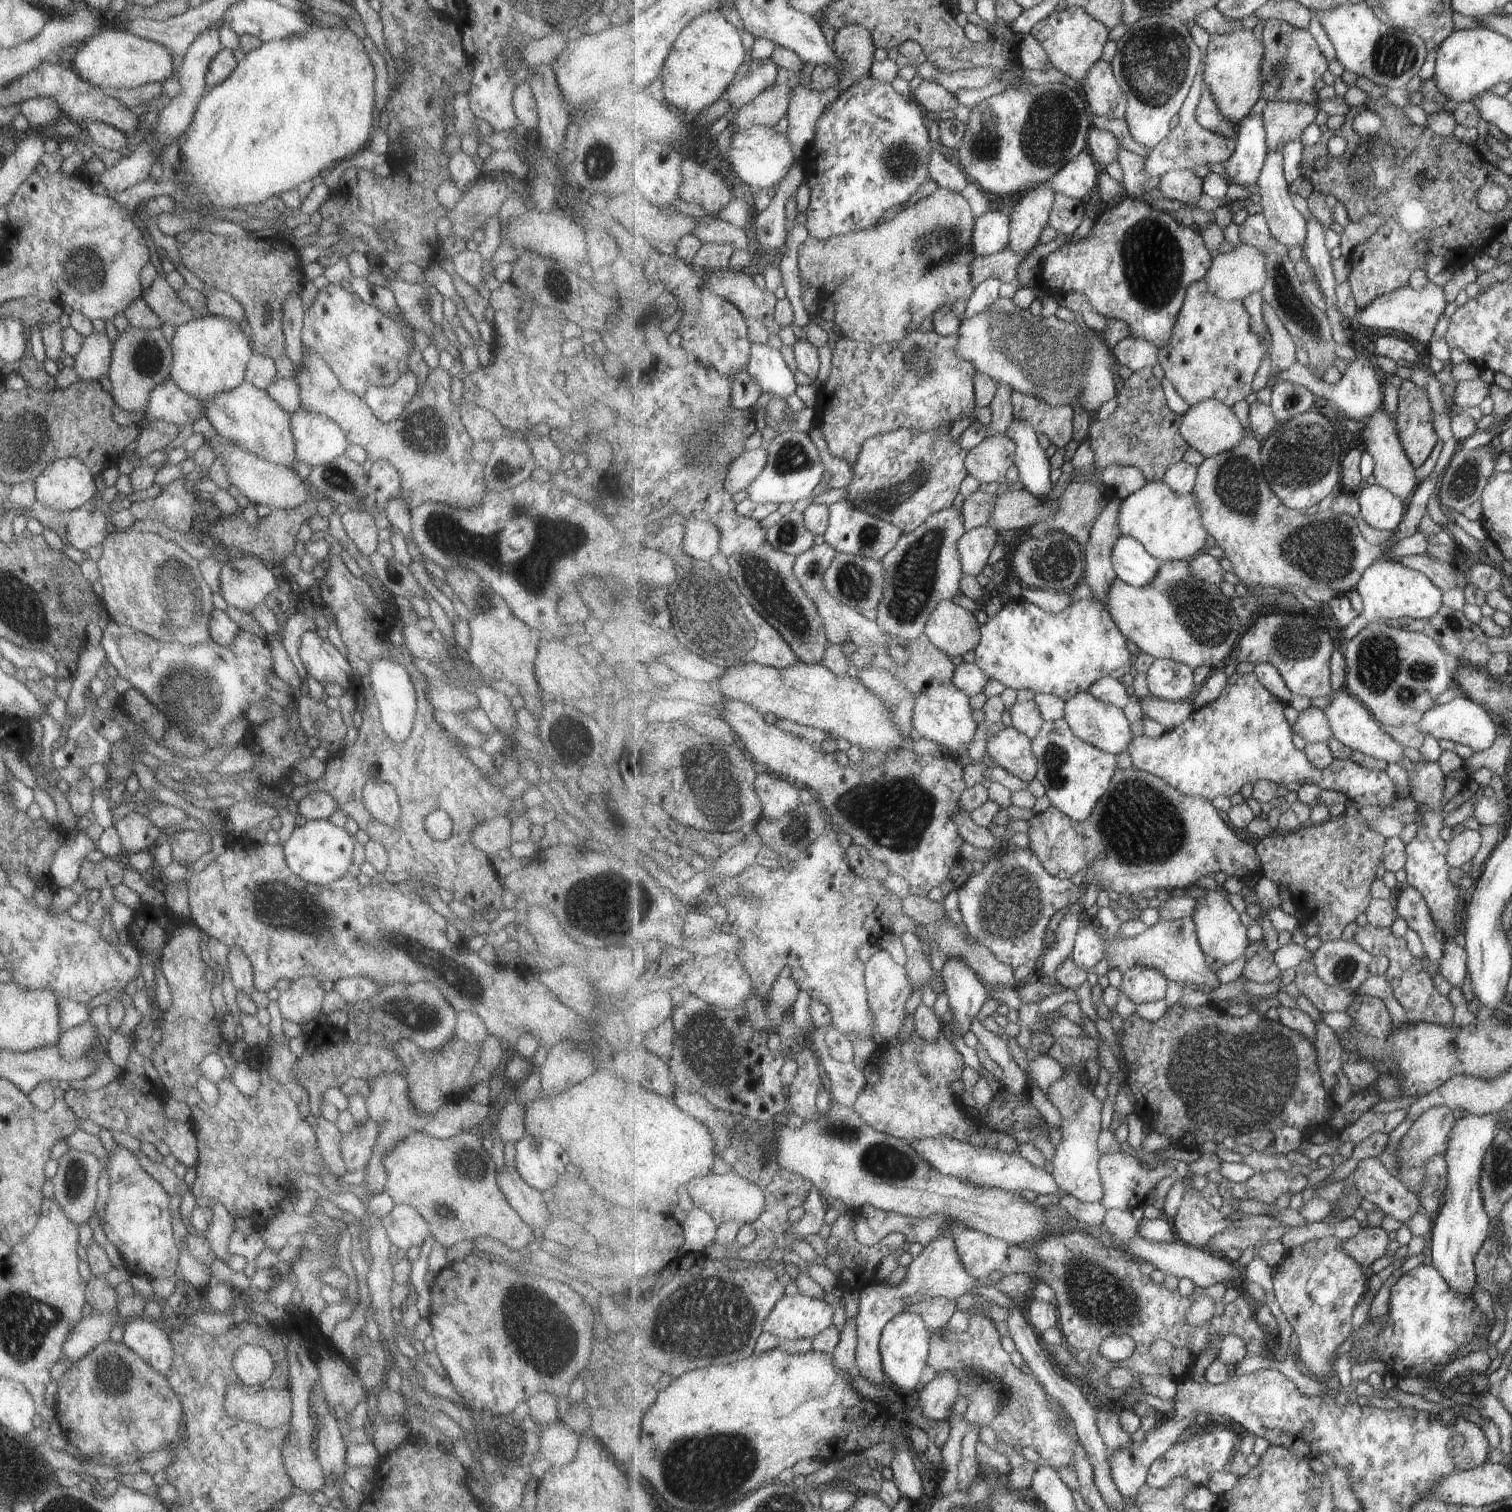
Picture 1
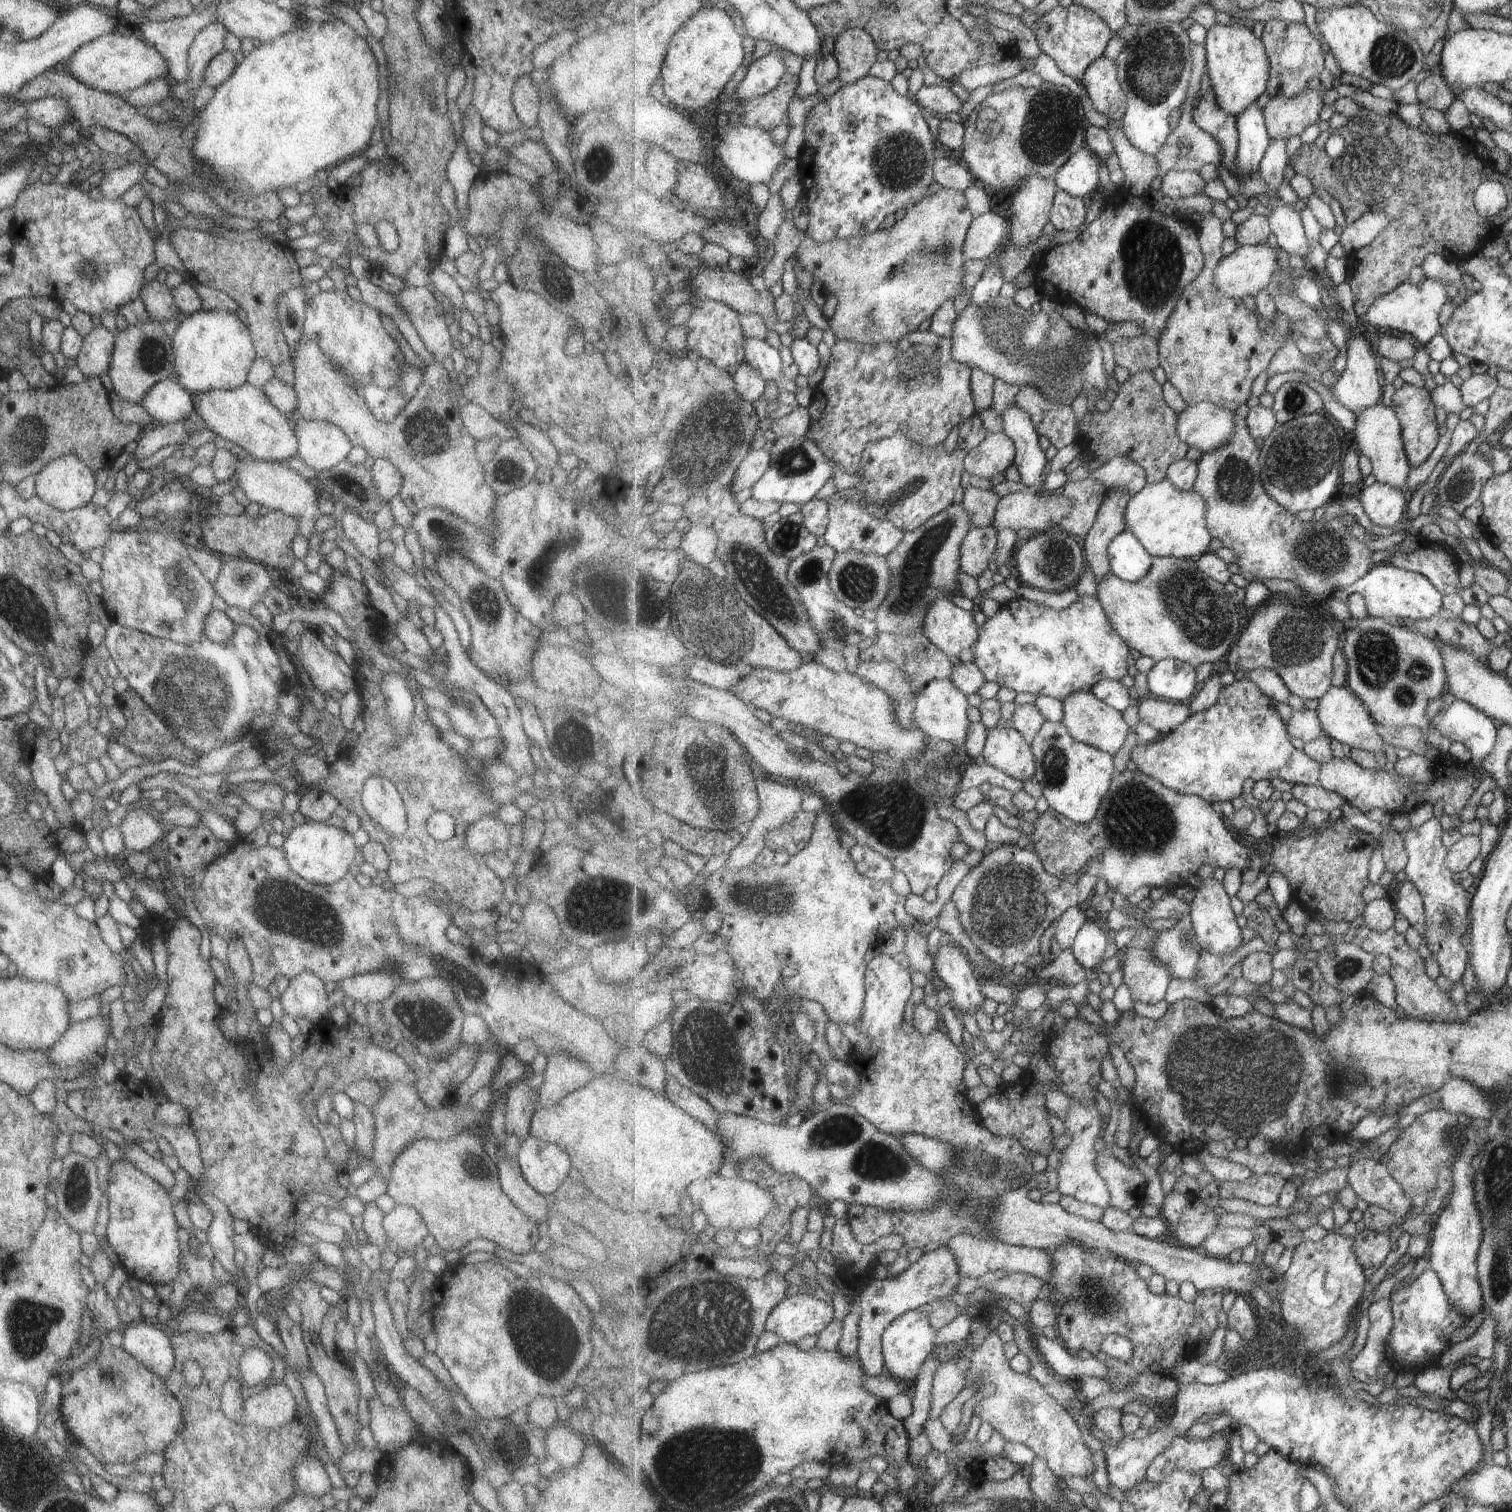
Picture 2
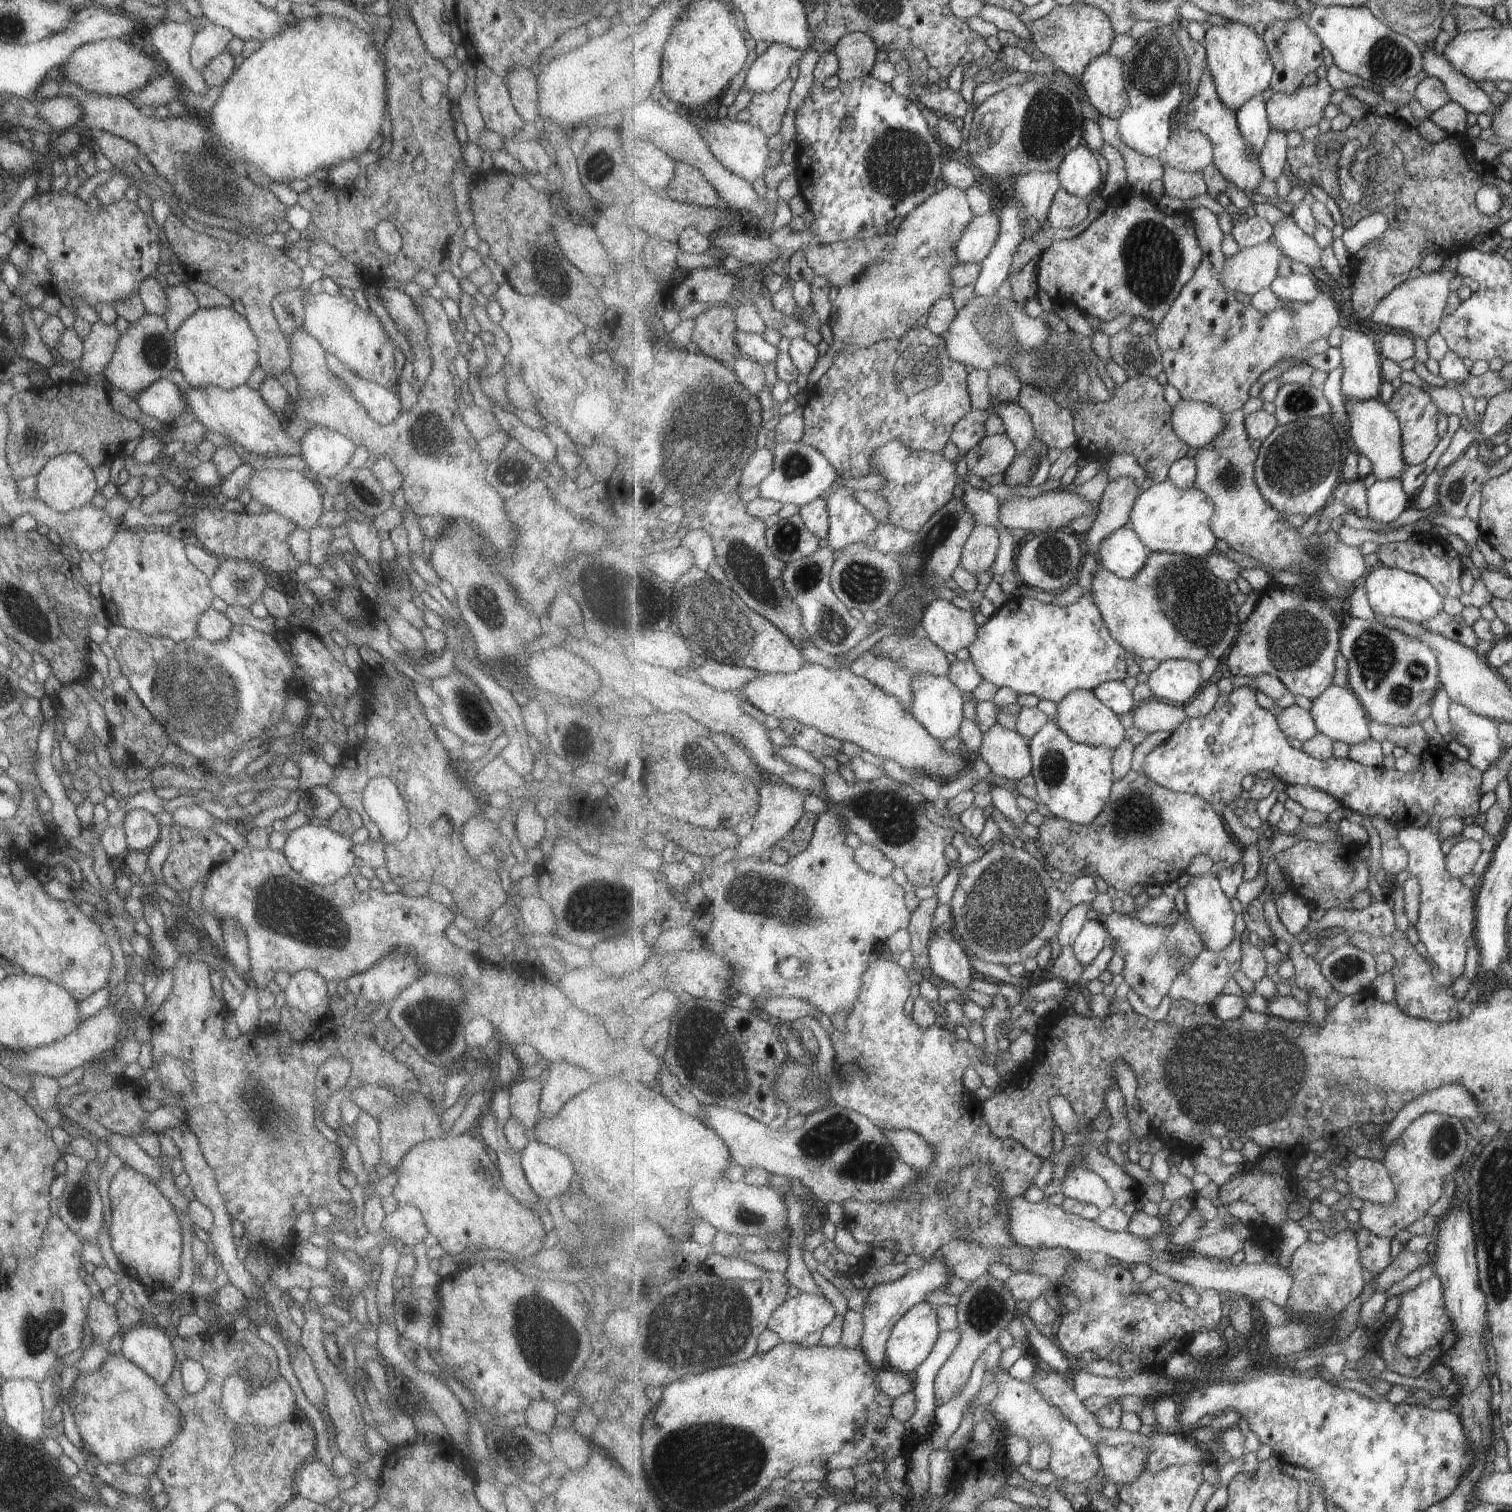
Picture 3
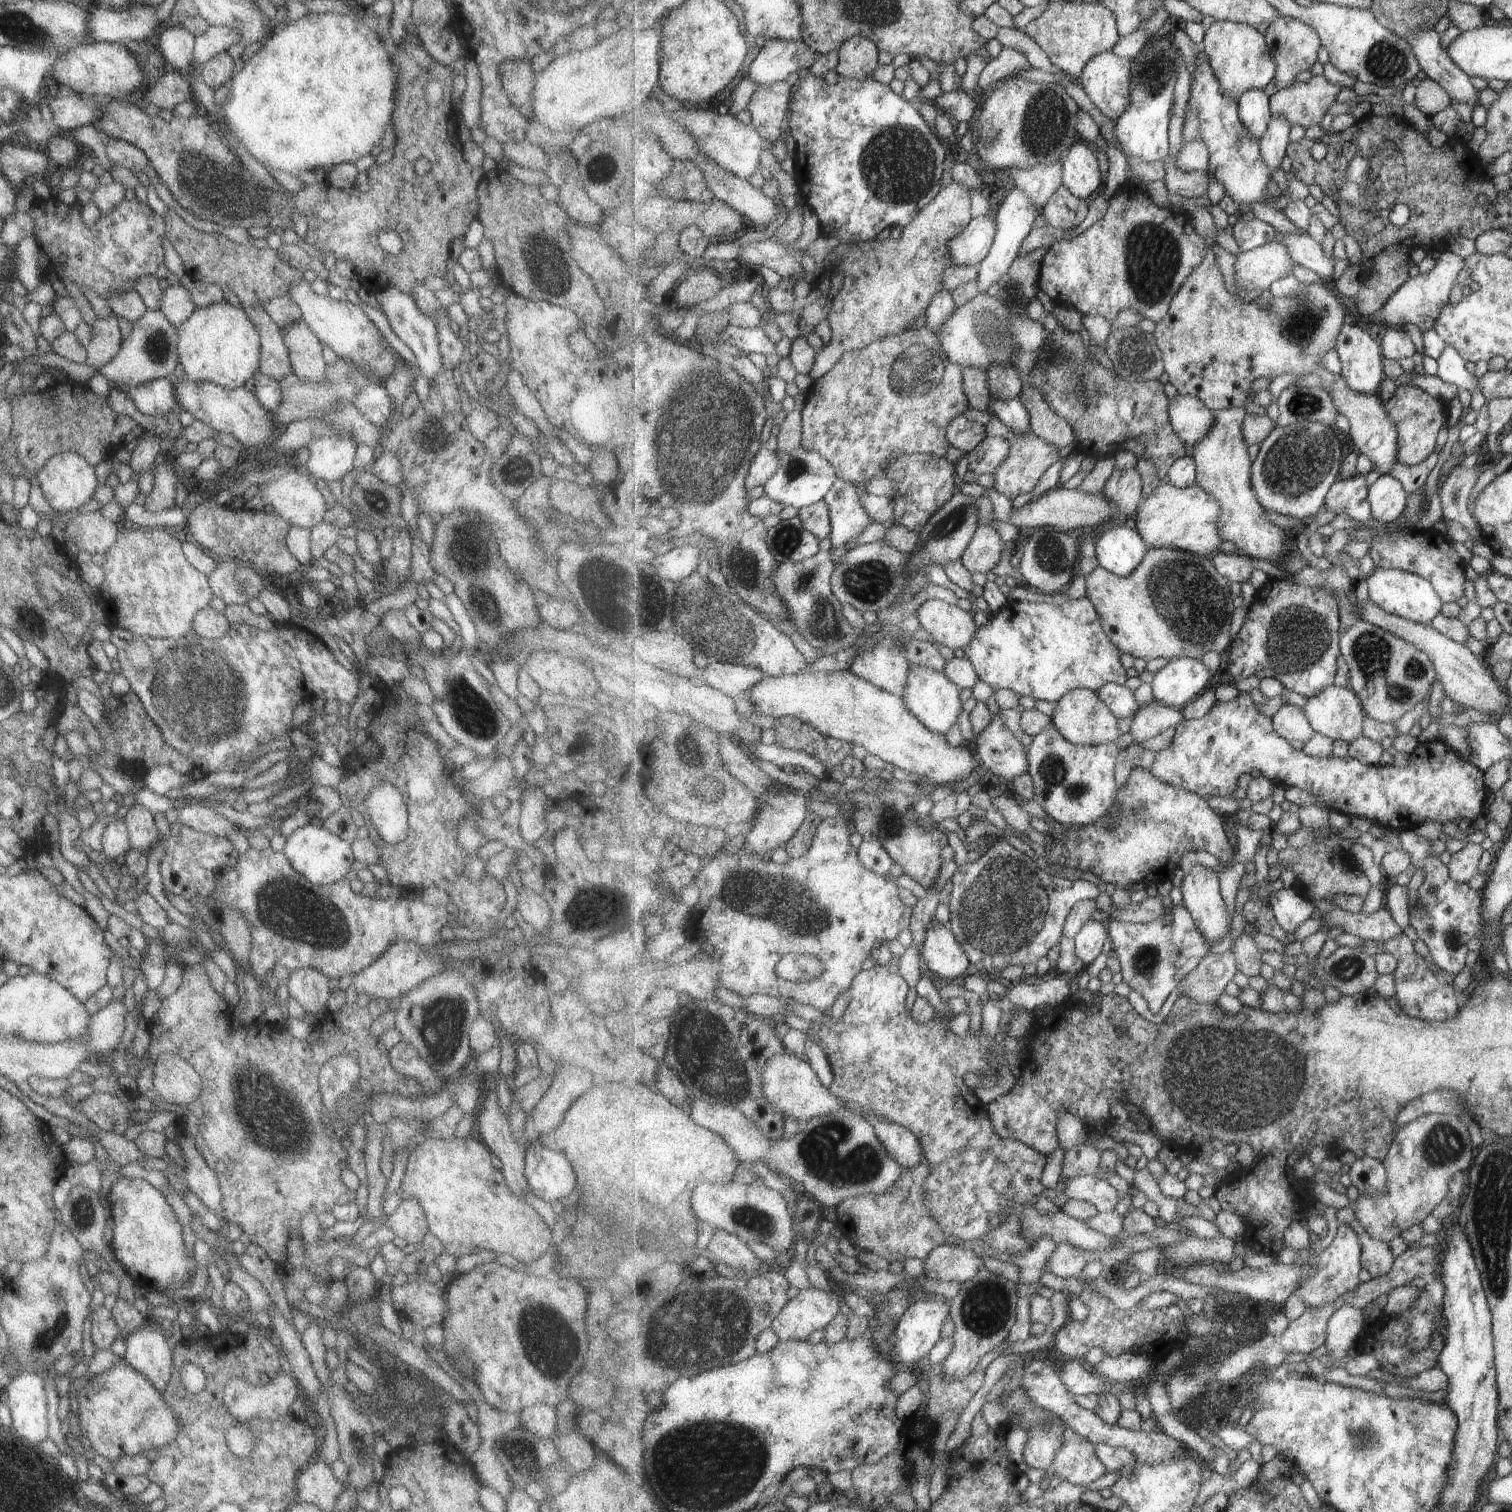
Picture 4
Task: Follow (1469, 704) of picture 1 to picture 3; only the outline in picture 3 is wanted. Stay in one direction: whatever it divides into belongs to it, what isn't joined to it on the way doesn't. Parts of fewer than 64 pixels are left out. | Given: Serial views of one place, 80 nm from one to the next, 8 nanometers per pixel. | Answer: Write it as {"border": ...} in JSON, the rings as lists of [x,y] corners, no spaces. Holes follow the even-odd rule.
{"border":[[[1454,701],[1450,719],[1453,734],[1457,742],[1468,750],[1474,768],[1485,771],[1504,756],[1506,750],[1499,736],[1498,722]]]}

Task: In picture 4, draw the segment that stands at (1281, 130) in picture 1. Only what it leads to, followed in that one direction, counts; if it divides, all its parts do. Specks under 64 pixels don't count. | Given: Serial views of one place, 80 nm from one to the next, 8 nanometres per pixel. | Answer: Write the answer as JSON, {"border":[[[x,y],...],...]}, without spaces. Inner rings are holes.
{"border":[[[1324,75],[1315,76],[1309,83],[1279,89],[1270,96],[1272,116],[1285,116],[1291,126],[1303,126],[1307,130],[1319,125],[1337,103],[1339,92],[1341,86],[1329,82]]]}

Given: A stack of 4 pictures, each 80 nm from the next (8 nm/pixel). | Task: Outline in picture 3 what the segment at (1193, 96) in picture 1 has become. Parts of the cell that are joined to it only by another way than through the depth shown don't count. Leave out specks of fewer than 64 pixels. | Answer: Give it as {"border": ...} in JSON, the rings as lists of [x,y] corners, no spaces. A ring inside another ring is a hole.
{"border":[[[1177,28],[1176,34],[1181,42],[1181,46],[1185,50],[1190,65],[1190,76],[1188,83],[1188,91],[1191,95],[1197,92],[1199,82],[1203,76],[1203,72],[1208,69],[1207,52],[1203,43],[1190,37],[1186,28]],[[1186,117],[1185,122],[1177,128],[1177,134],[1171,136],[1171,143],[1160,161],[1165,168],[1202,171],[1215,162],[1215,144],[1203,132],[1189,130],[1189,118]]]}

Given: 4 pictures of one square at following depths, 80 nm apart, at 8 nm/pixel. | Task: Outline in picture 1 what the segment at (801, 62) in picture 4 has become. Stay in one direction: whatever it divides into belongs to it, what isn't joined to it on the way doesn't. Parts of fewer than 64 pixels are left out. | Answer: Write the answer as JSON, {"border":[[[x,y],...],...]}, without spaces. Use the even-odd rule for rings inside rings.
{"border":[[[772,59],[751,60],[747,74],[735,80],[735,84],[725,92],[724,98],[732,105],[732,111],[737,112],[743,105],[749,104],[760,94],[769,90],[779,76],[779,68]]]}

